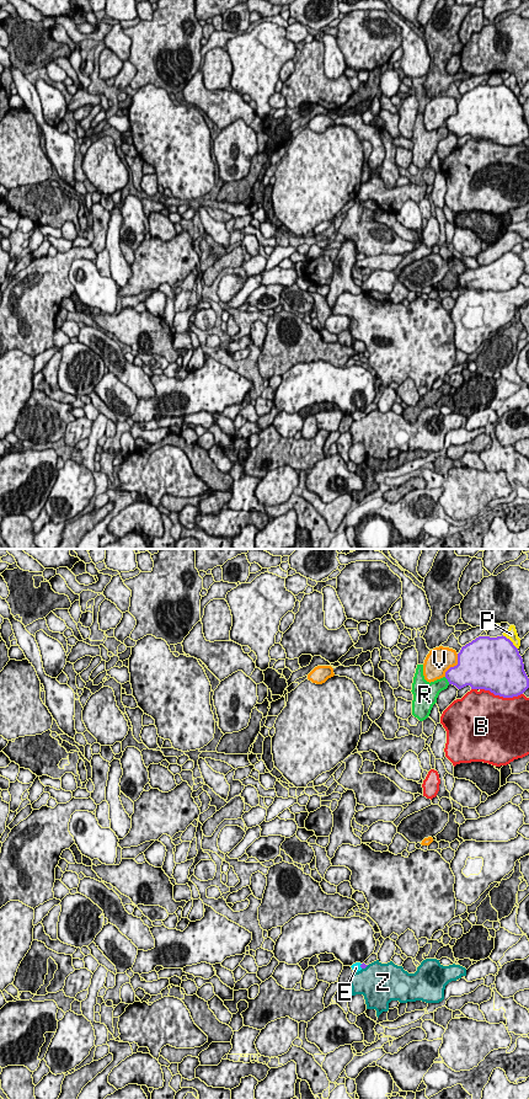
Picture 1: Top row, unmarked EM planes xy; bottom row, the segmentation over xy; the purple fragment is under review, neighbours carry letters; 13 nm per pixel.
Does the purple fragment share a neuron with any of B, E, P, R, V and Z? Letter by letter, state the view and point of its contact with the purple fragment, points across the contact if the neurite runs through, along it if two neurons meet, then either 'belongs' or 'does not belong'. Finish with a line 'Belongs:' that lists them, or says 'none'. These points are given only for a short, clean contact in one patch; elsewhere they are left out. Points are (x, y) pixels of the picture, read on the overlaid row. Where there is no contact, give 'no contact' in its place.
B: contact xy (501, 695); does not belong
E: contact xy (361, 966); way xy (363, 965), (361, 966), (356, 967); belongs
P: contact xy (511, 641); does not belong
R: contact xy (448, 681); does not belong
V: contact xy (454, 666); does not belong
Z: contact xy (364, 967); does not belong
Belongs: E

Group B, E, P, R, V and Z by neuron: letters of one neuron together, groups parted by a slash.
B / E / P / R / V / Z

